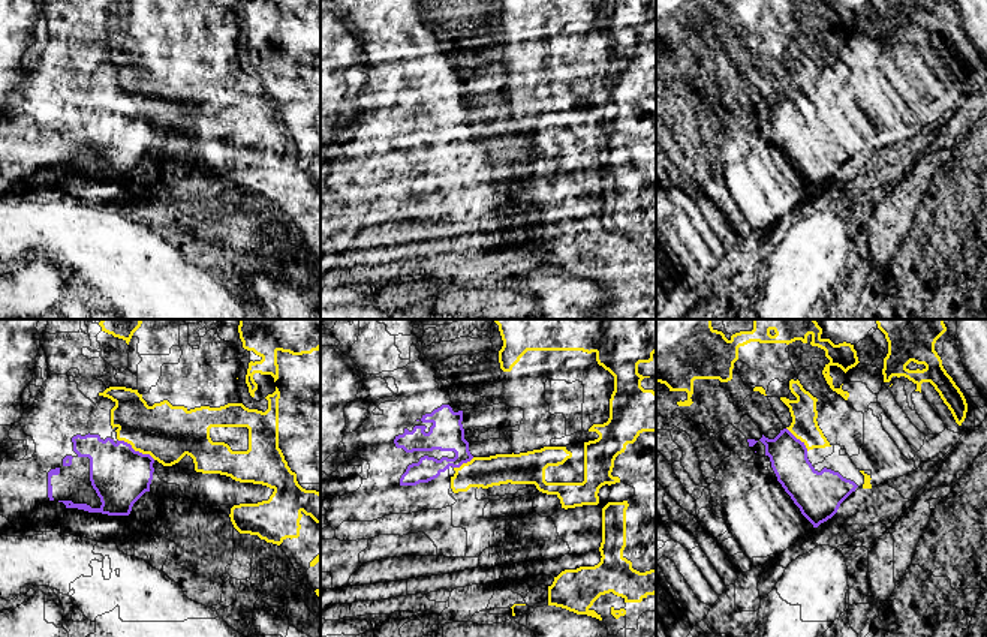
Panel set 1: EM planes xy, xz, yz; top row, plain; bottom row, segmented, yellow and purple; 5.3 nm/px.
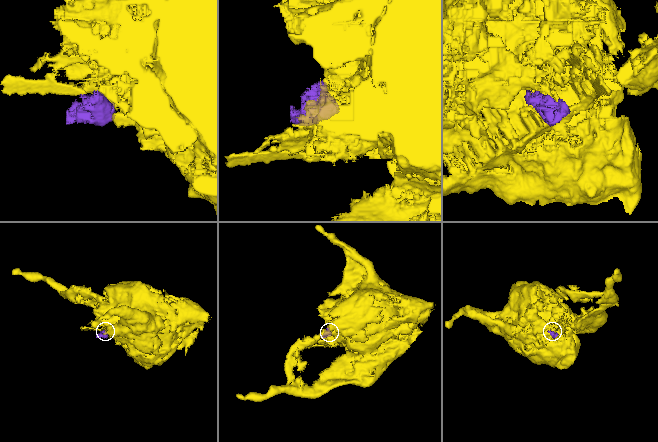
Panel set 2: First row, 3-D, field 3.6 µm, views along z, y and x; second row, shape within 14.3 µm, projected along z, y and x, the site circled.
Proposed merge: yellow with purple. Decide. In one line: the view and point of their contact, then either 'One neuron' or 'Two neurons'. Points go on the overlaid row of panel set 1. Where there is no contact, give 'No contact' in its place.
Touches yellow at xy (137, 450). Two neurons

